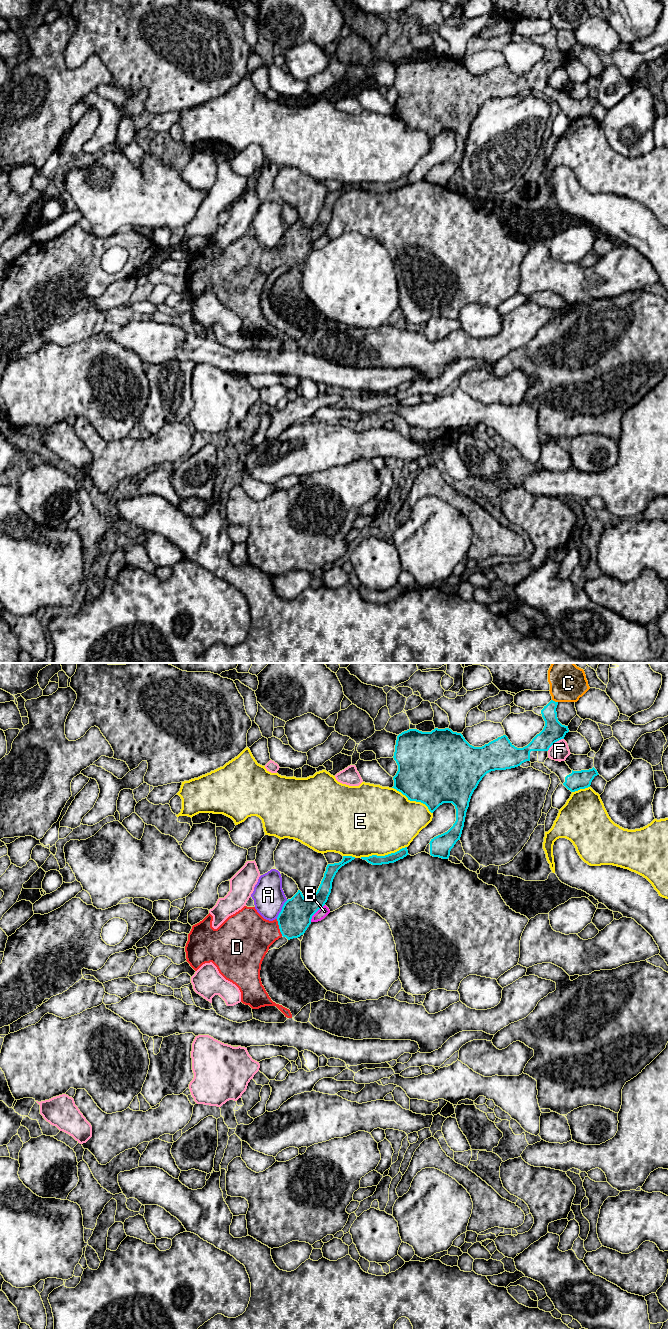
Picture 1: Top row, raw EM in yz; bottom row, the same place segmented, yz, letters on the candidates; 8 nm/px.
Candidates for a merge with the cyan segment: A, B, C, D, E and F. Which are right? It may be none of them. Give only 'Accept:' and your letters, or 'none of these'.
Accept: D

